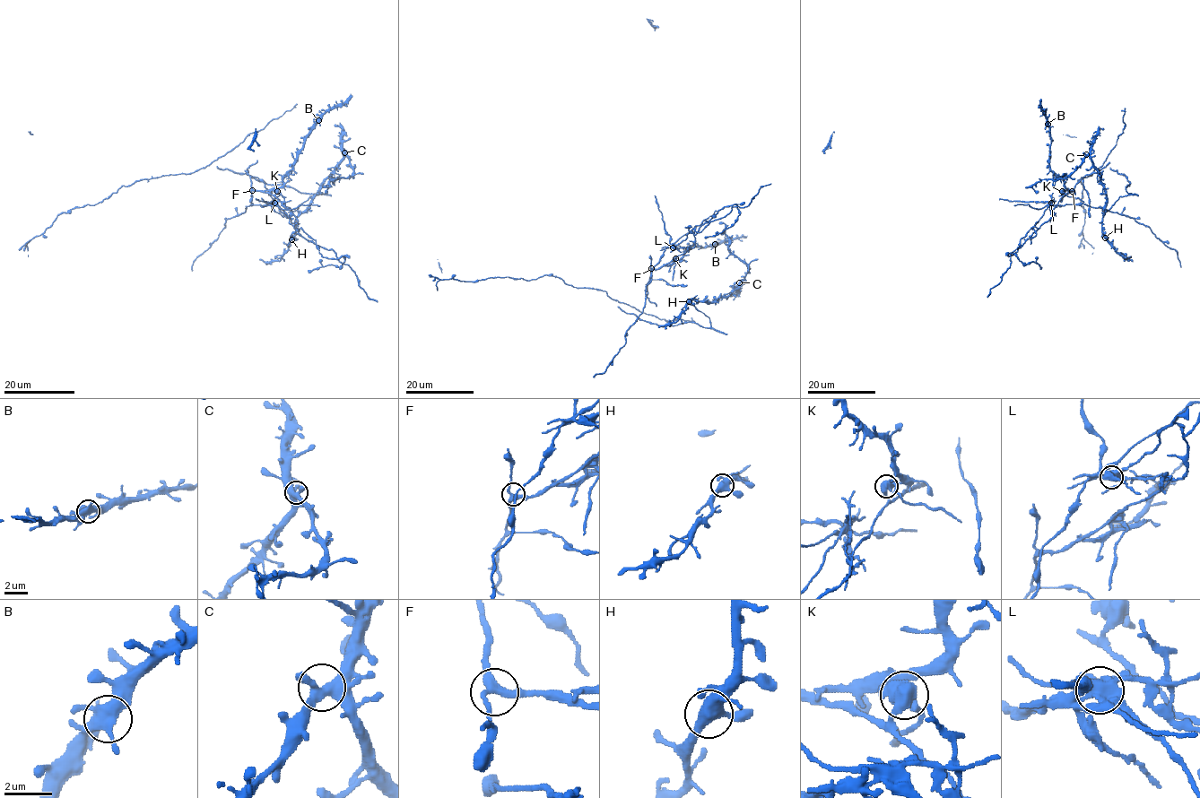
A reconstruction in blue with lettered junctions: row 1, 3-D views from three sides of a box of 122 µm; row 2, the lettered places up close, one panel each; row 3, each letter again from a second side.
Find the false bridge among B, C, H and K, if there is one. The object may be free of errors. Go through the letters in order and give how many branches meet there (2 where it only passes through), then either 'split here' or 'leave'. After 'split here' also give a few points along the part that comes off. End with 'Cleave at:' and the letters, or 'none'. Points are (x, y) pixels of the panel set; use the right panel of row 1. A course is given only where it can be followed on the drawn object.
B: 4 | leave
C: 3 | leave
H: 4 | leave
K: 3 | split here
Cleave at: K

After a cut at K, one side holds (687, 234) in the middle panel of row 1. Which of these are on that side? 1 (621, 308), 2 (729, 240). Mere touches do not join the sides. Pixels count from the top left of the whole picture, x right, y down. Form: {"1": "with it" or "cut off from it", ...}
{"1": "cut off from it", "2": "cut off from it"}

